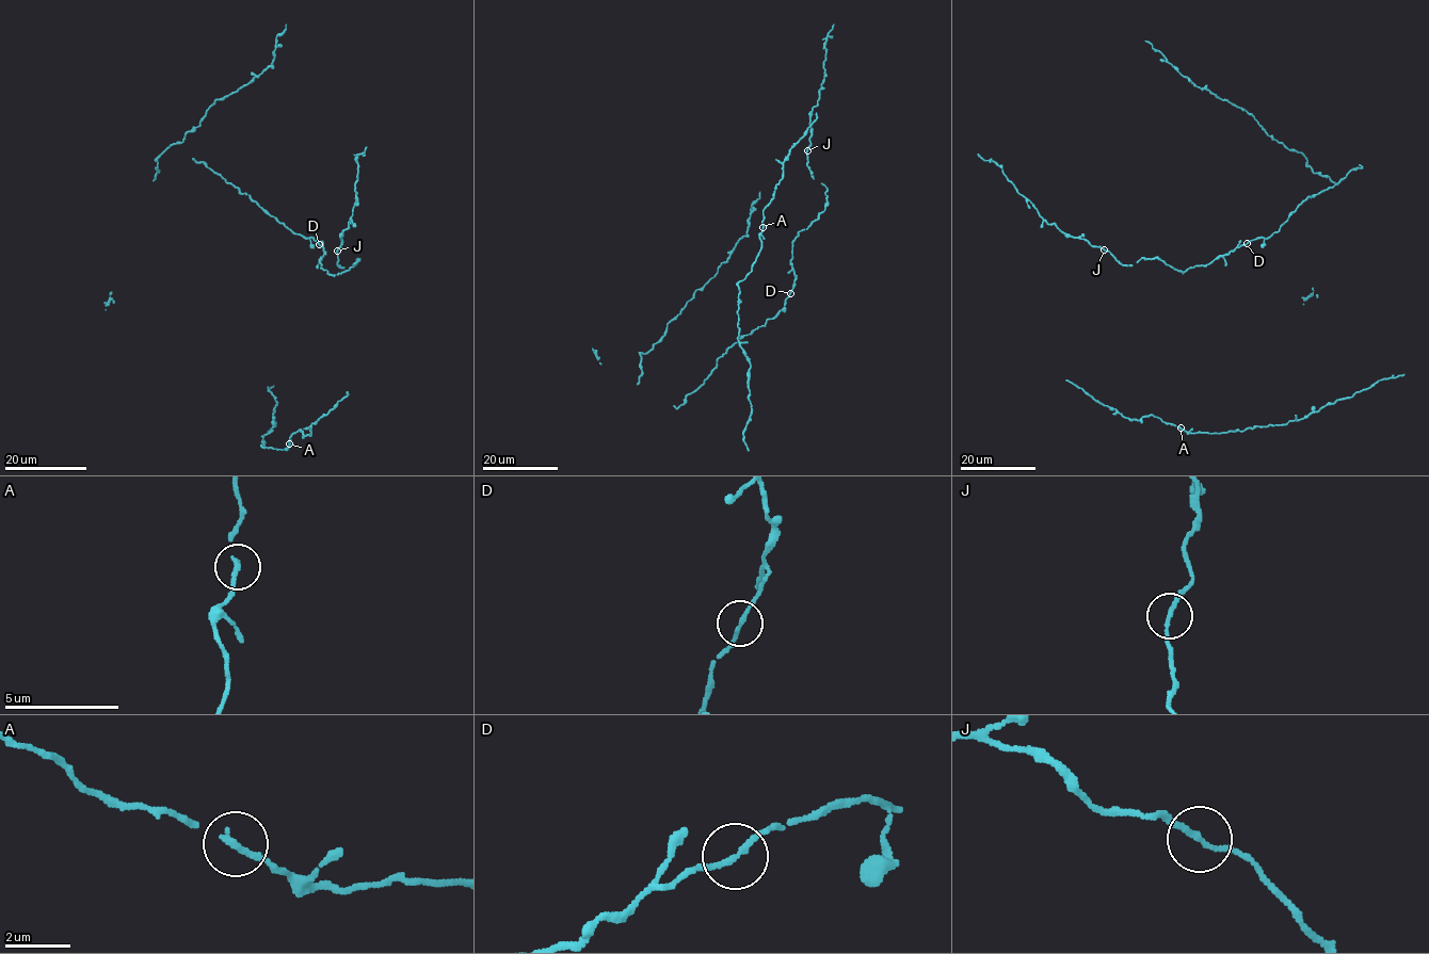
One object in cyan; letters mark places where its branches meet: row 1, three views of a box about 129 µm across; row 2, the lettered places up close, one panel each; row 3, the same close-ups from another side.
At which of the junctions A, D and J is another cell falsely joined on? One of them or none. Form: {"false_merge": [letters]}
{"false_merge": []}

